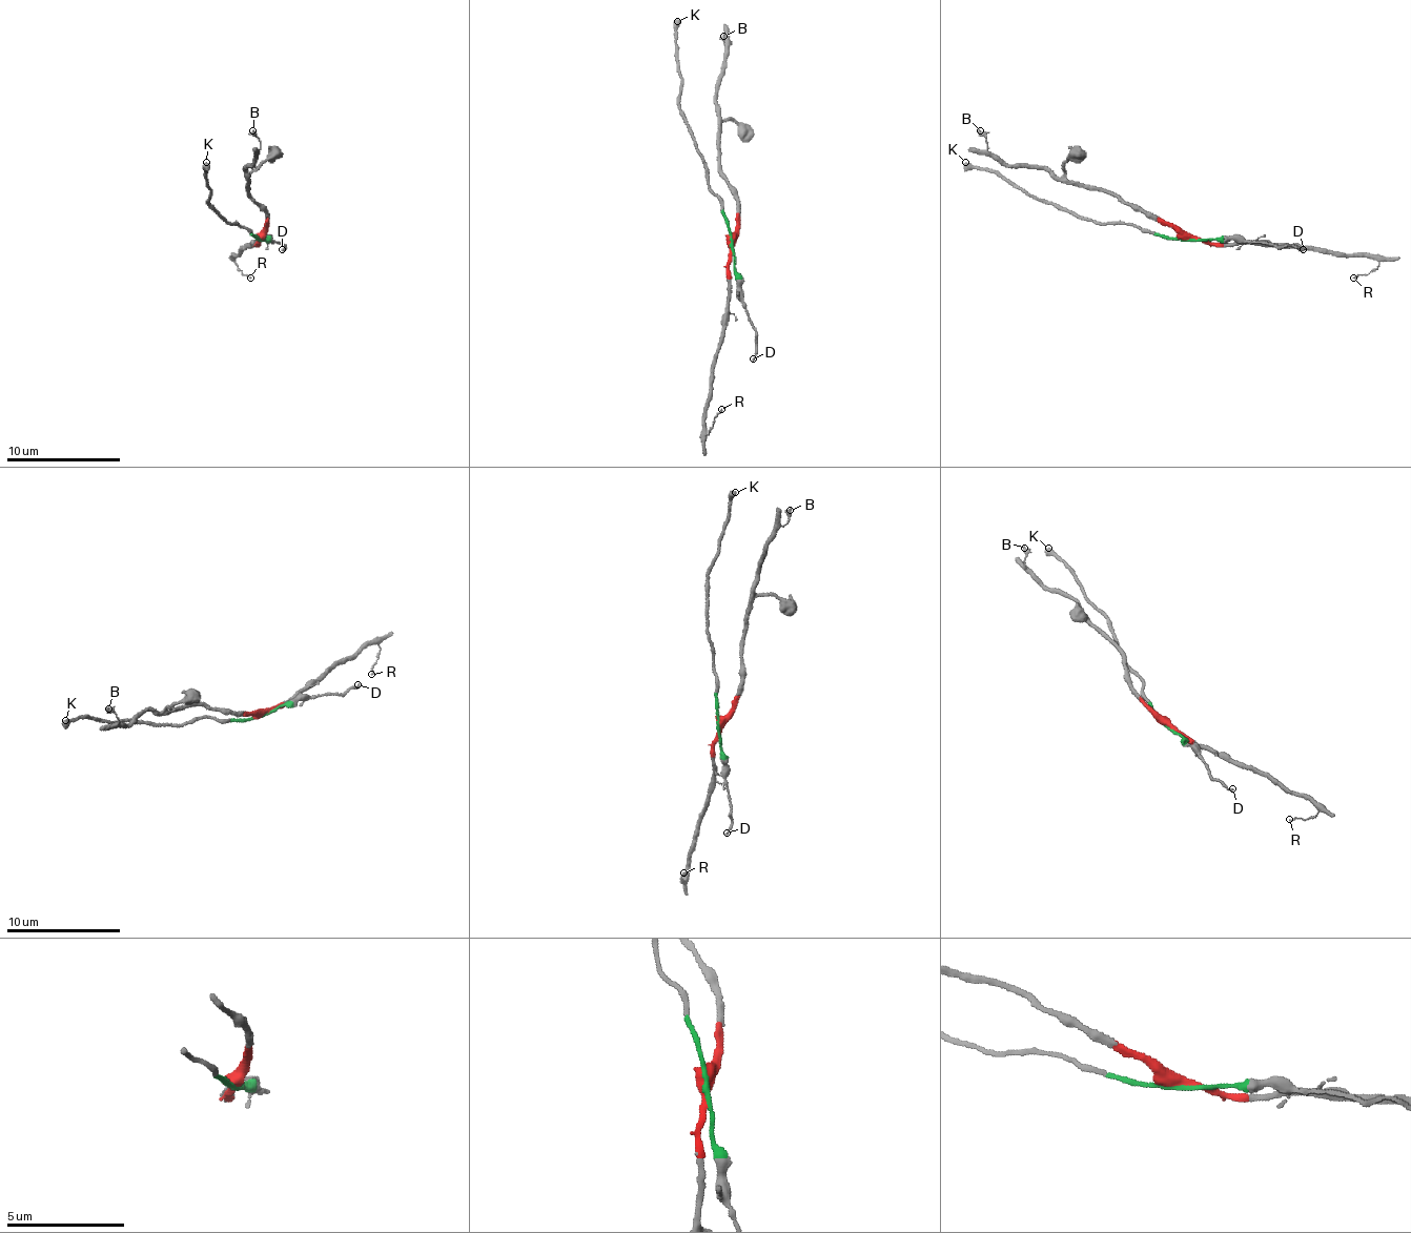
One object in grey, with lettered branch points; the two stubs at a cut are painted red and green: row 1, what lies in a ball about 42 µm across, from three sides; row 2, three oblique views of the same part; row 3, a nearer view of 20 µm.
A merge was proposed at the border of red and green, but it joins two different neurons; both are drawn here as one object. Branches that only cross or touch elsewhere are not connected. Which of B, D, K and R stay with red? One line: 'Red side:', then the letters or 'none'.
Red side: B, R

